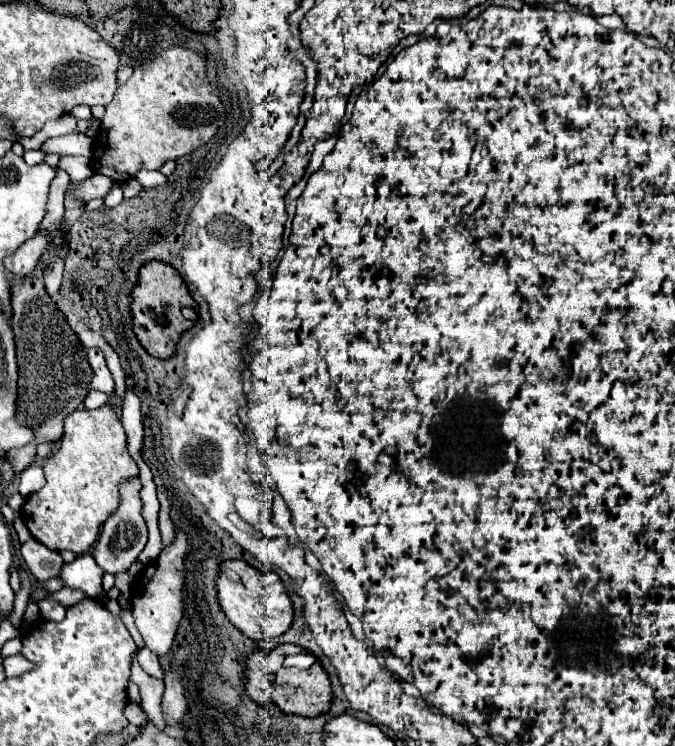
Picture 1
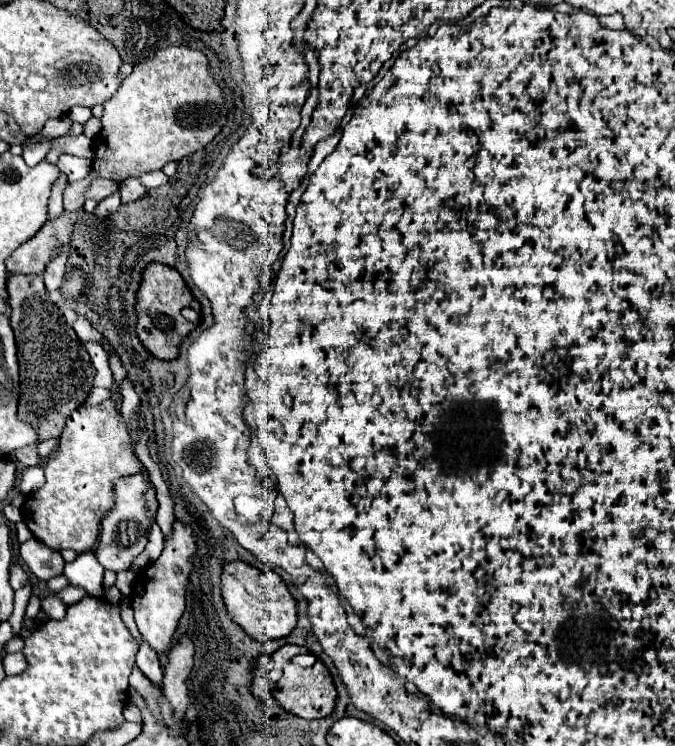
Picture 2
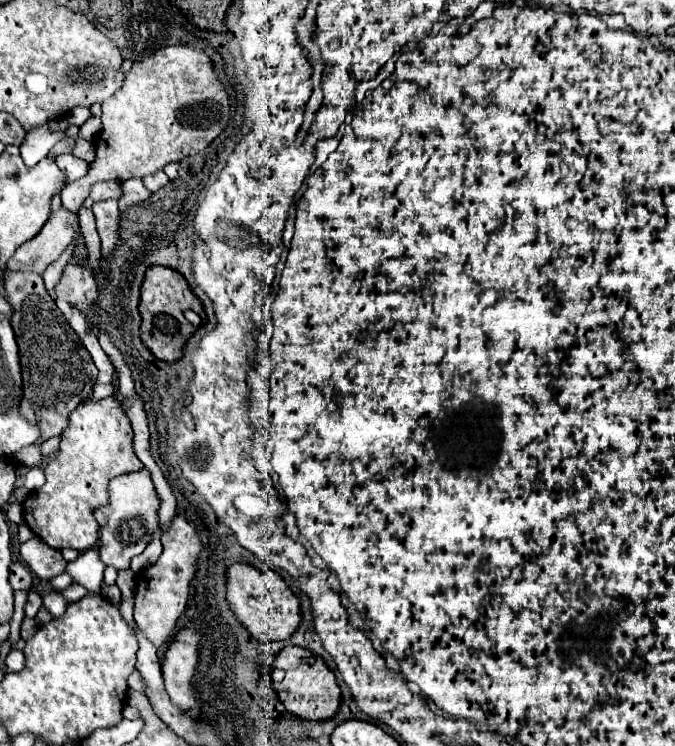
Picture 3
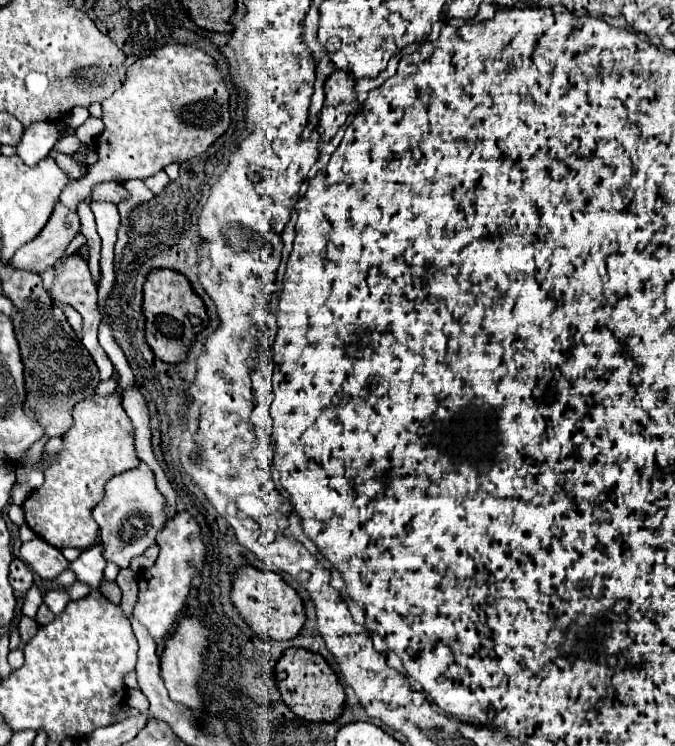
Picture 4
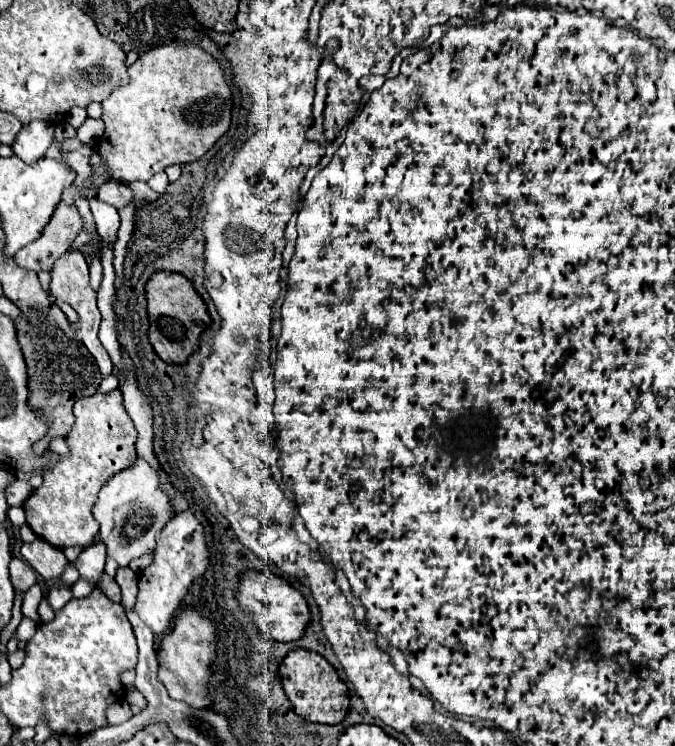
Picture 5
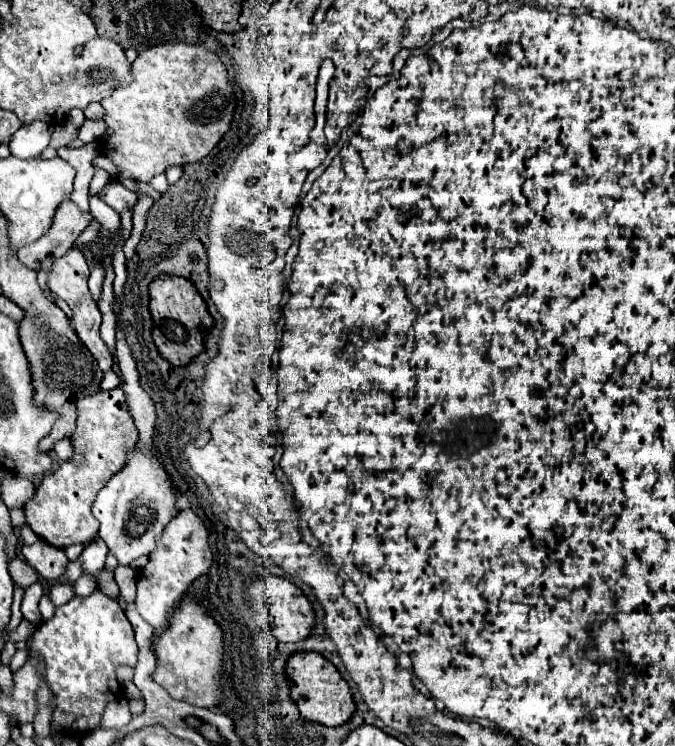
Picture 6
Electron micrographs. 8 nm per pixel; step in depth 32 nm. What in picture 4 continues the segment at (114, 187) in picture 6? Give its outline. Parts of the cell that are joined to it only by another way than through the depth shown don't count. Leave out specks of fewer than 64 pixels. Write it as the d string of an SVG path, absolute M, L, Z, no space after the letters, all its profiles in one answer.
M100 182L94 186L92 190L92 200L108 200L108 202L114 202L118 204L120 200L126 198L126 190L122 184L118 182Z

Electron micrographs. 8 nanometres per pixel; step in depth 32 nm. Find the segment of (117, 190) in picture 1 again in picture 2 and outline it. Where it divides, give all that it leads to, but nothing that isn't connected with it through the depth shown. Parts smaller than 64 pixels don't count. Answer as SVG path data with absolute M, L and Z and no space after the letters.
M116 192L114 196L110 196L110 198L104 198L98 206L96 206L96 210L94 210L94 214L98 216L98 218L106 218L110 212L114 212L116 208L120 206L120 194Z

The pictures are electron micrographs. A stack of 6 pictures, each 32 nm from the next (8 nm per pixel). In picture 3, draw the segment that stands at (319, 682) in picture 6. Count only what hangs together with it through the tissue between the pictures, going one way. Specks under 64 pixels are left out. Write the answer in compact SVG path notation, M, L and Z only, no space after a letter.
M286 646L280 650L272 668L286 666L286 674L282 680L278 680L278 684L274 682L274 690L288 712L292 712L304 720L331 719L338 710L338 704L340 704L340 688L336 684L336 678L328 670L328 666L324 664L324 660L320 656L316 656L316 662L312 666L302 664L300 662L302 656L310 656L310 650L298 648L298 646Z

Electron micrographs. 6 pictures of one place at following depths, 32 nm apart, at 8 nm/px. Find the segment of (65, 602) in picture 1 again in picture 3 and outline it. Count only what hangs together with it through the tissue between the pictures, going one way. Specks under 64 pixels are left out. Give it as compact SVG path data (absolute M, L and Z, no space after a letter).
M72 584L72 586L68 586L66 590L62 590L62 596L66 598L66 602L70 604L70 602L78 602L80 598L84 598L86 596L86 588L82 588L82 586L76 586L76 584Z

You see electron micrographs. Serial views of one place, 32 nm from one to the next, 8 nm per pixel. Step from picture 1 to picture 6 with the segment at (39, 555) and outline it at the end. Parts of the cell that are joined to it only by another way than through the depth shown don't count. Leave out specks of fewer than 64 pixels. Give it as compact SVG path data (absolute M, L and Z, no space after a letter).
M39 539L36 544L24 546L22 548L24 560L44 578L44 580L58 580L62 578L68 558L64 550L58 550L54 546L48 546L48 543Z

